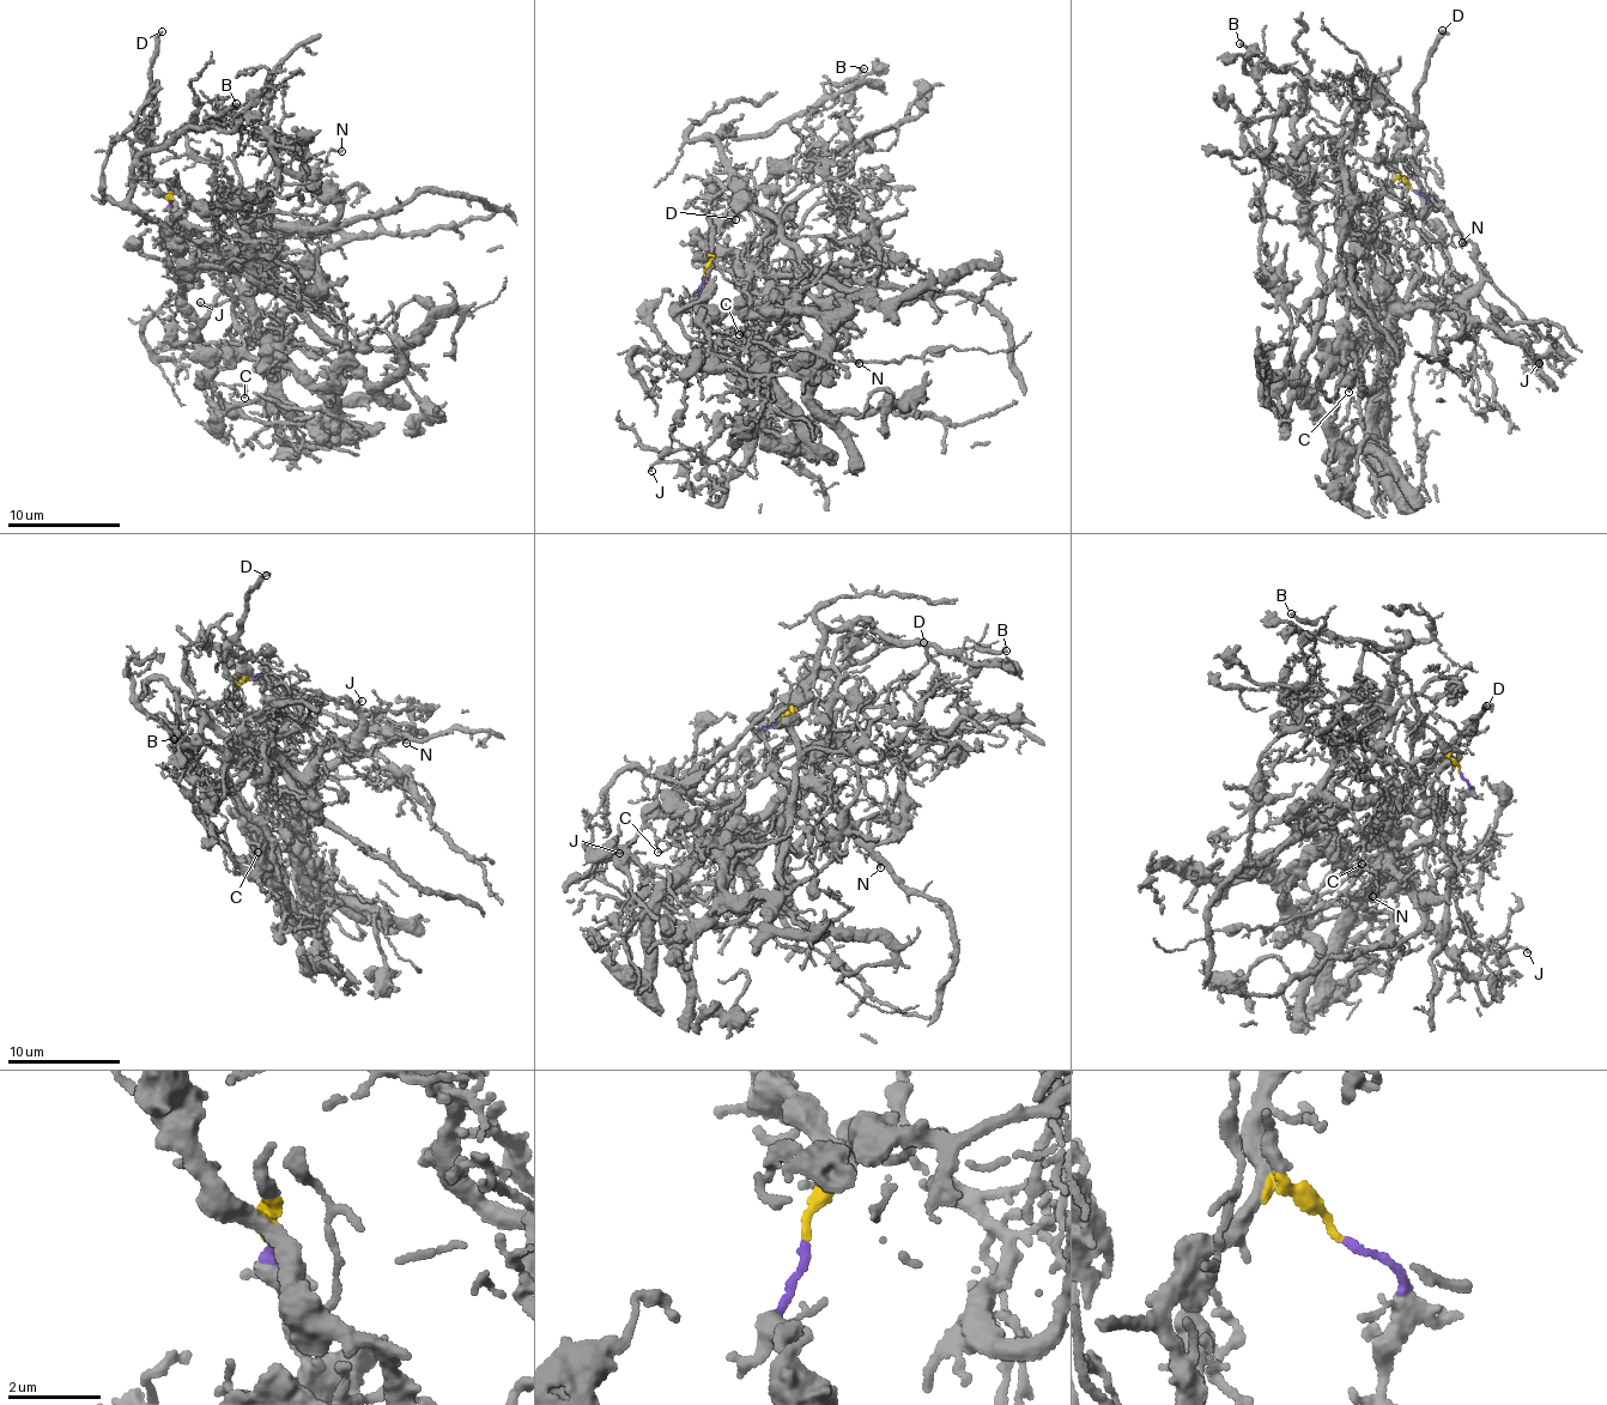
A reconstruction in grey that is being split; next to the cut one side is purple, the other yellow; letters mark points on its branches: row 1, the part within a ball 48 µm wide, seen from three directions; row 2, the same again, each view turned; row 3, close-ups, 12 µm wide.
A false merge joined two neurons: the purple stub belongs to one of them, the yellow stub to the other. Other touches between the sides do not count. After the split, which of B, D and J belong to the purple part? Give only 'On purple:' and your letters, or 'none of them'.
On purple: J

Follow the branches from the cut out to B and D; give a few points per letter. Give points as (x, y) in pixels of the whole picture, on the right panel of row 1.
B: (1413, 189), (1395, 180), (1356, 212), (1330, 188), (1253, 155), (1243, 121), (1261, 103), (1261, 59), (1238, 44)
D: (1413, 189), (1399, 176), (1393, 158), (1407, 134), (1427, 52), (1442, 29)

